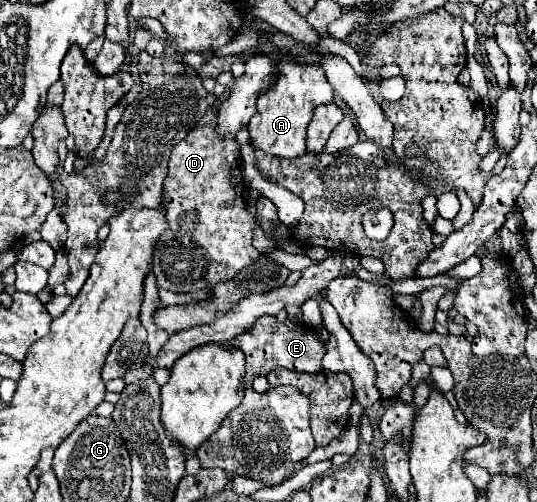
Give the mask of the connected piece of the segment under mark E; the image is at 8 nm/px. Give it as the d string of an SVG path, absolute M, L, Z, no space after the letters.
M262 315L262 319L258 319L258 323L250 331L232 339L228 347L242 349L246 355L246 377L244 377L246 387L252 387L254 377L268 375L278 367L300 373L318 373L322 371L322 355L326 353L324 345L318 341L316 333L310 327L306 327L304 323L294 323L290 319L280 323L272 315Z

